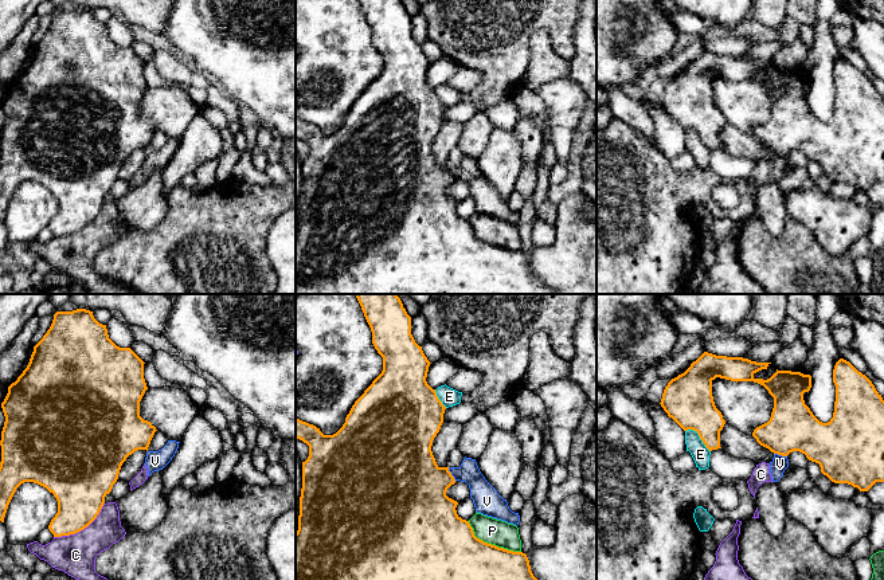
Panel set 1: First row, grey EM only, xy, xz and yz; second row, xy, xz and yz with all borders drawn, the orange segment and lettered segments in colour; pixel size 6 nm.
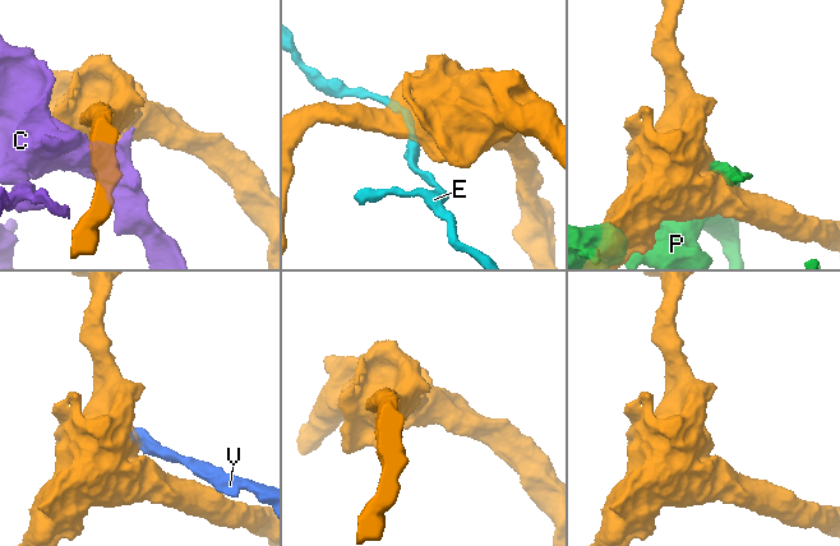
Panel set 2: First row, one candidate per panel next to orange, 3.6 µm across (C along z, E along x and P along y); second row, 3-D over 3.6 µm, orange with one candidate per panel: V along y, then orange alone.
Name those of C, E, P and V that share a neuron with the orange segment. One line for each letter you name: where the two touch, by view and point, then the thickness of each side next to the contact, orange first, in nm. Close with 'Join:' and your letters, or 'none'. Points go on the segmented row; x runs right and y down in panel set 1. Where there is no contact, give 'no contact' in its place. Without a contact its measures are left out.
Join: none

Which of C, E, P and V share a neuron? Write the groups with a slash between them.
C V / E / P

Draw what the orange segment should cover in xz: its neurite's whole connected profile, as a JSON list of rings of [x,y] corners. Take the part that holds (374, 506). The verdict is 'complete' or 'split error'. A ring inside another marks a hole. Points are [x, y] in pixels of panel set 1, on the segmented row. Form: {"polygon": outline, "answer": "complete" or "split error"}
{"polygon": [[[356,294],[356,298],[371,328],[372,344],[375,349],[378,350],[378,353],[383,357],[383,371],[372,381],[372,384],[364,391],[364,393],[355,401],[349,414],[345,418],[345,423],[336,434],[324,435],[320,431],[320,428],[317,428],[316,426],[309,424],[296,418],[296,438],[309,446],[309,456],[305,462],[302,462],[302,489],[301,489],[301,497],[300,497],[298,530],[296,532],[296,580],[537,580],[531,571],[529,560],[525,553],[498,548],[496,545],[484,542],[482,540],[477,538],[474,536],[473,528],[470,526],[469,521],[462,520],[457,514],[455,508],[458,502],[446,495],[447,489],[455,483],[455,479],[449,471],[449,466],[439,467],[437,465],[435,458],[431,451],[433,440],[439,432],[441,426],[443,423],[443,414],[445,414],[446,407],[438,399],[435,389],[433,389],[426,381],[429,367],[431,362],[427,360],[427,357],[425,356],[422,350],[422,346],[419,346],[415,342],[411,334],[411,317],[407,314],[406,309],[403,307],[400,298],[396,294]]], "answer": "complete"}

